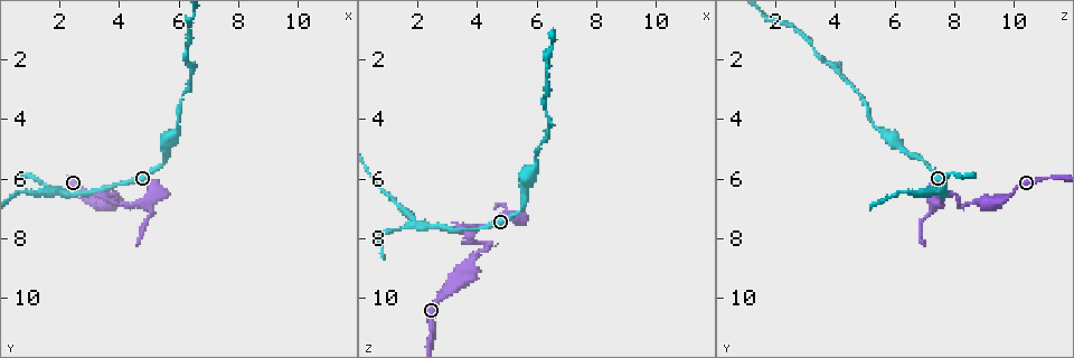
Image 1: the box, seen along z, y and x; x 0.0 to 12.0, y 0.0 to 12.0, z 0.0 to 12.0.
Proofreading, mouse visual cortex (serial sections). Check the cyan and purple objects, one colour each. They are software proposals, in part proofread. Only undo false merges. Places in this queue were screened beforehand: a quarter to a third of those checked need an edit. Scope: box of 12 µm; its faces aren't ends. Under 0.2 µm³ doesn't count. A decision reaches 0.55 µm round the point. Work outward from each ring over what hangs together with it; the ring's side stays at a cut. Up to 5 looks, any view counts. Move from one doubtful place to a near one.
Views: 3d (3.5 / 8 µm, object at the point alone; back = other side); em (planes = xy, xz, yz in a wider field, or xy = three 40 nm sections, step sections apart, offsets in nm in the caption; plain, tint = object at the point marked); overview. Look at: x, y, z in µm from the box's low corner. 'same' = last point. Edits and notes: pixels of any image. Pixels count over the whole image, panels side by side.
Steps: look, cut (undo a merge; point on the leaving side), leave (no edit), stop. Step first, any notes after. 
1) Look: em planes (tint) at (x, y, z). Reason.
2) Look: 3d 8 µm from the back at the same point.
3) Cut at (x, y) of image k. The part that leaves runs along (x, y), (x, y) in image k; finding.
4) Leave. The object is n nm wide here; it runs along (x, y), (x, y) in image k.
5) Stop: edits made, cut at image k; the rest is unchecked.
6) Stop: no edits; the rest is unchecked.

Look: 3d 8 µm at (4.1, 6.8, 8.5). Thick turns thin.

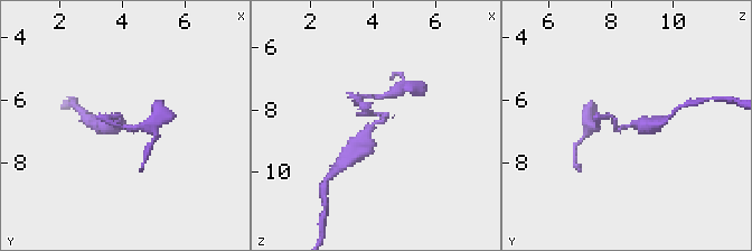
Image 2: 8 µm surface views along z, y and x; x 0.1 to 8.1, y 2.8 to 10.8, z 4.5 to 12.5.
Look: em xy step 1 (tint) at (4.0, 6.9, 8.6).

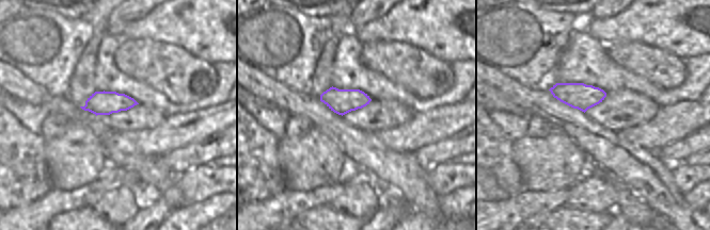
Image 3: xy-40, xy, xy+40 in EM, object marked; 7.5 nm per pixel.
Cut at (365, 112) of image 2. The object is 190 nm wide here; the part that leaves runs along (383, 119), (365, 113), (359, 96) in image 2; two cells meet here.

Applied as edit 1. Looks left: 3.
Look: 3d 8 µm from the back at (1.7, 6.3, 7.5). Sharp bend.

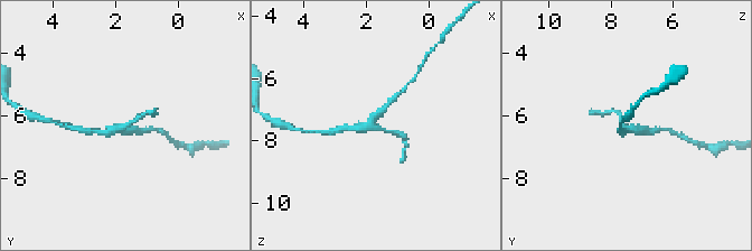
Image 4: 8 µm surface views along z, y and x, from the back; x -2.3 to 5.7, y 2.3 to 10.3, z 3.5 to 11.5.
Look: em xy step 3 (tint) at (1.7, 6.4, 7.5).

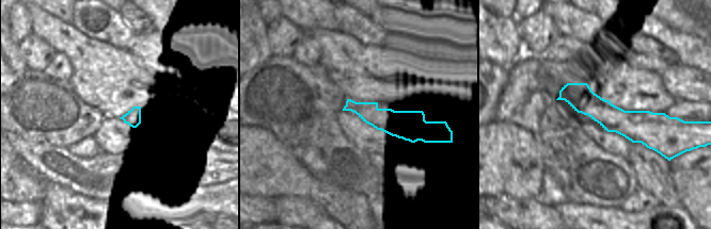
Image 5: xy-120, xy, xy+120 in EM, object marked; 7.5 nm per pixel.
Cut at (647, 131) of image 4. The part that leaves runs along (630, 127), (636, 130), (664, 130) in image 4; a second cell is stuck on.

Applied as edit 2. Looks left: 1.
Stop: edits made, cut at image 2, cut at image 4; the rest is unchecked.

